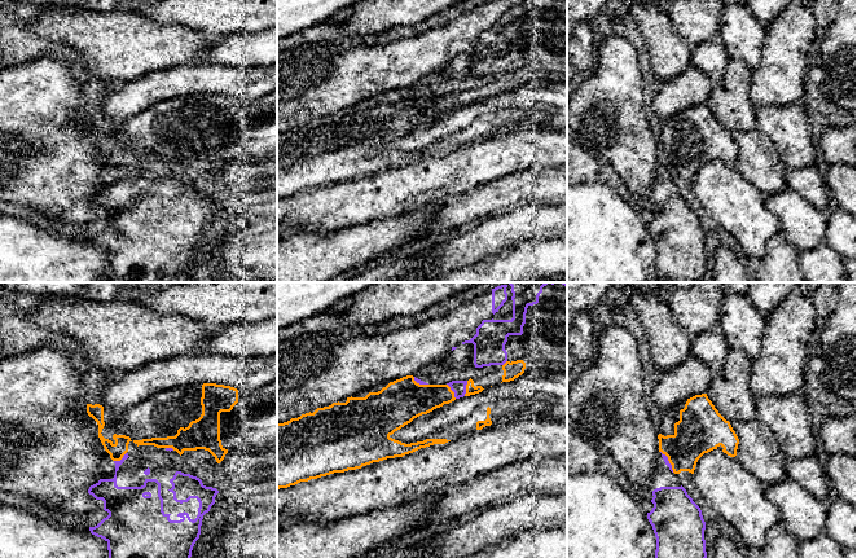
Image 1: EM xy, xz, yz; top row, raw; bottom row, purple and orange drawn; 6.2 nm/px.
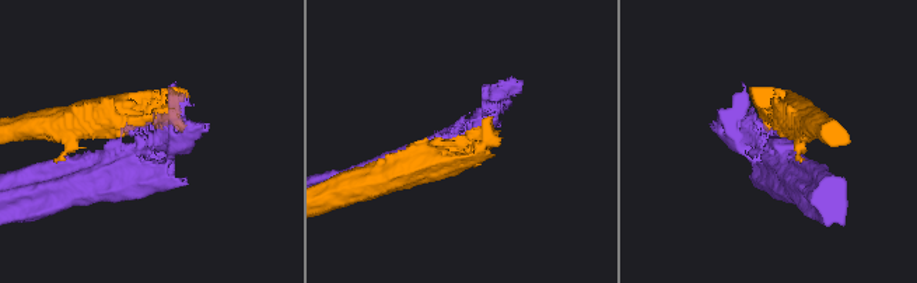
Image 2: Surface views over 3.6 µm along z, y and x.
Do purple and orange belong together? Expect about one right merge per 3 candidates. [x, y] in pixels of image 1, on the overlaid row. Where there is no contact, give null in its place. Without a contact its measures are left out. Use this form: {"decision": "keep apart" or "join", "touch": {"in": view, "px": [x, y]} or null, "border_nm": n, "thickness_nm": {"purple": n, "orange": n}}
{"decision": "keep apart", "touch": {"in": "xz", "px": [465, 389]}, "border_nm": 100, "thickness_nm": {"purple": 90, "orange": 60}}

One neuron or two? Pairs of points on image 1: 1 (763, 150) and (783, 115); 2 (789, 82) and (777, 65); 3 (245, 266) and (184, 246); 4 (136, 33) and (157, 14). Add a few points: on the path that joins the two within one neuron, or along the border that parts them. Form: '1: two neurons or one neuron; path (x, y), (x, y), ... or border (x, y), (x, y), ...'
1: two neurons; border (756, 127), (770, 140), (785, 165)
2: one neuron; path (785, 78), (781, 69)
3: two neurons; border (249, 236), (229, 240), (231, 268)
4: two neurons; border (140, 13), (161, 23), (179, 23), (181, 26)

